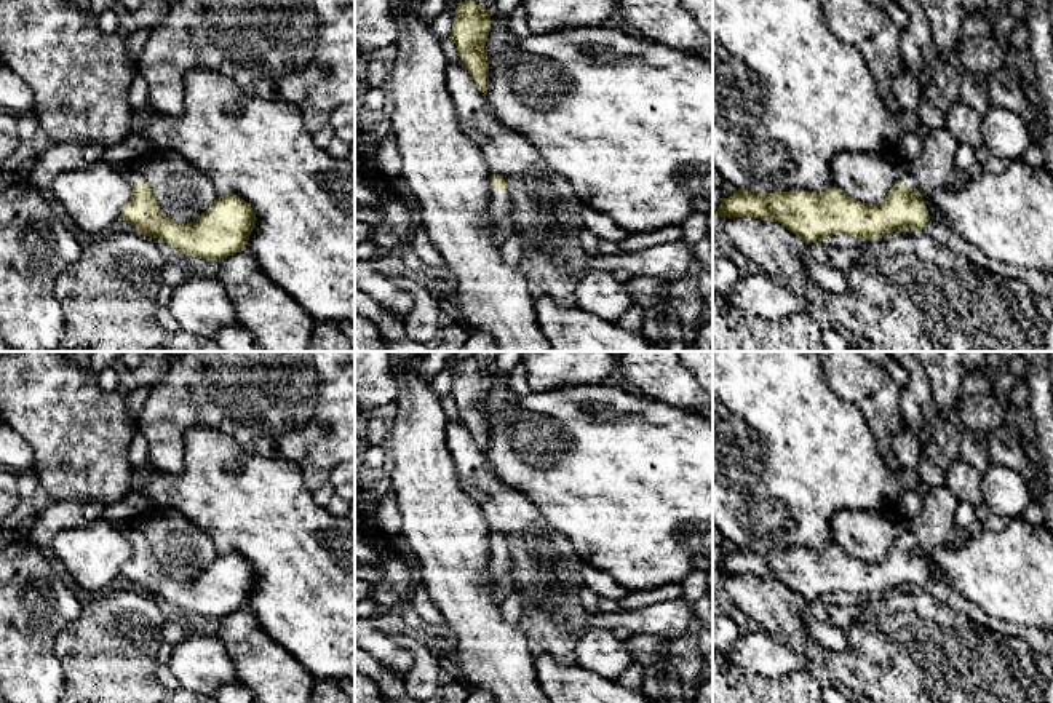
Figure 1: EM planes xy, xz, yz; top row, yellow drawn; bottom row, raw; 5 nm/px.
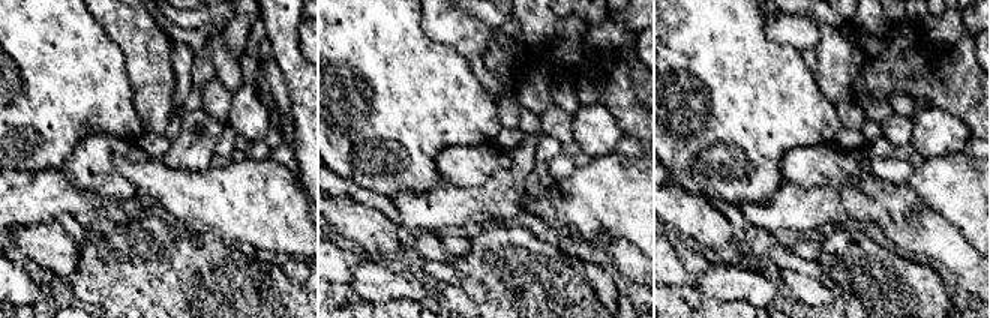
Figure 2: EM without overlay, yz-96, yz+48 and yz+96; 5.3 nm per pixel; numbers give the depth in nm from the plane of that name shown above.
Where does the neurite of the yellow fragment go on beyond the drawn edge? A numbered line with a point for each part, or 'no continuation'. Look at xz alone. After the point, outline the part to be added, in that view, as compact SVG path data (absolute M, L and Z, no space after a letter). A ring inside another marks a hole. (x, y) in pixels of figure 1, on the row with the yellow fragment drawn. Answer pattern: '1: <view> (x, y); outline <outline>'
1: xz (499, 206); outline M491 189L489 216L499 228L503 228L510 214L508 190Z

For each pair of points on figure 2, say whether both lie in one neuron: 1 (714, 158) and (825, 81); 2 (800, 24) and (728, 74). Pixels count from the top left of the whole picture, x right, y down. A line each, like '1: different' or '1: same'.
1: different
2: different

